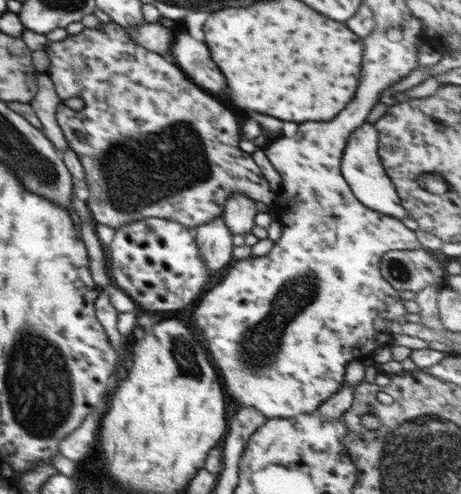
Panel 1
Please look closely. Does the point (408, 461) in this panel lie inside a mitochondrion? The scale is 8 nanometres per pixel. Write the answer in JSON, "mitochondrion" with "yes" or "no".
{"mitochondrion":"yes"}

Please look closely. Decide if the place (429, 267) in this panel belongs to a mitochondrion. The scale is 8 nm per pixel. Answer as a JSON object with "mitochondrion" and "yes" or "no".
{"mitochondrion":"yes"}

